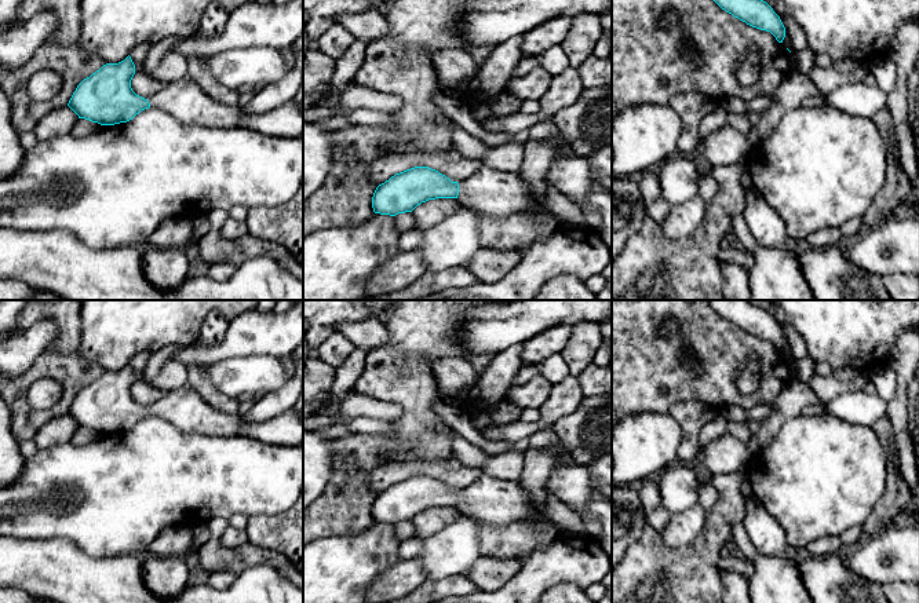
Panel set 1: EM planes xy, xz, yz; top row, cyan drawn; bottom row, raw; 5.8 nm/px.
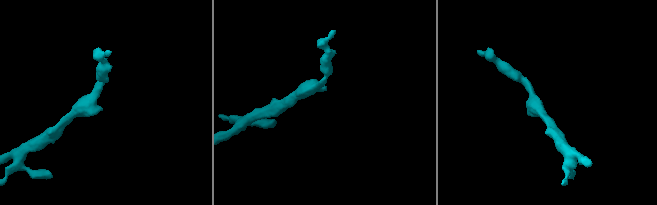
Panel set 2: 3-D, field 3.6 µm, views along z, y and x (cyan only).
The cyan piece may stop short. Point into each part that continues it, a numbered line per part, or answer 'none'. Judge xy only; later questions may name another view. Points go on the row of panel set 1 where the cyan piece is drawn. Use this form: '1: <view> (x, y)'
1: xy (183, 99)

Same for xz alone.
1: xz (488, 190)

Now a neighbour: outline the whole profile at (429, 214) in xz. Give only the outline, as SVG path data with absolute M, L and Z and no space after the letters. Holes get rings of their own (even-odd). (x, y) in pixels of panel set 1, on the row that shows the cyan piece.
M435 198L422 202L412 211L415 218L413 227L426 231L453 215L459 205L457 198Z

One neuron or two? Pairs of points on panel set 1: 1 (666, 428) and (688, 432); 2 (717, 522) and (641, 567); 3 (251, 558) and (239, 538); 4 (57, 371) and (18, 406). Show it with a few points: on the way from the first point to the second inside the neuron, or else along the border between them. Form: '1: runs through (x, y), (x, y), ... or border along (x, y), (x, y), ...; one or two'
1: border along (667, 413), (681, 430), (678, 461); two
2: runs through (706, 543), (682, 566), (662, 566); one
3: border along (219, 540), (229, 547), (240, 547), (247, 543); two
4: runs through (43, 371), (36, 371), (18, 388), (18, 393); one

